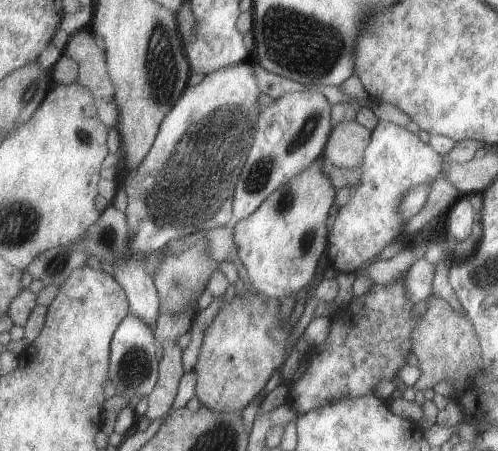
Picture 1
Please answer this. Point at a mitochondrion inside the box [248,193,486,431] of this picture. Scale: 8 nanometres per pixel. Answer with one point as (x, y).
(306, 237)

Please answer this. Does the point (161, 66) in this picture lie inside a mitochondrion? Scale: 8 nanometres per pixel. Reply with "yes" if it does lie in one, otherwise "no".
yes

